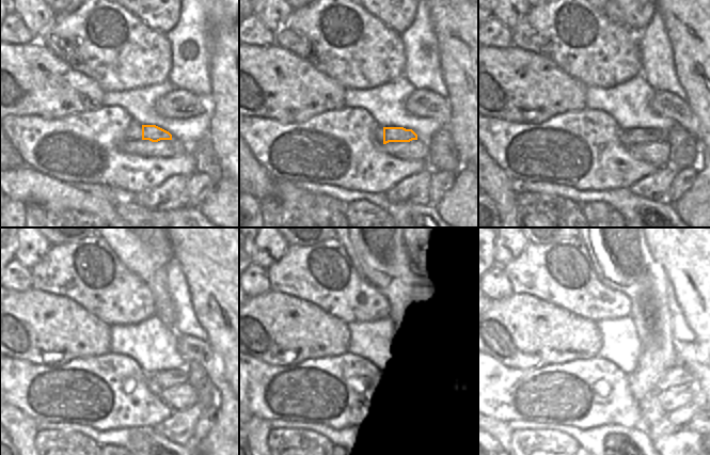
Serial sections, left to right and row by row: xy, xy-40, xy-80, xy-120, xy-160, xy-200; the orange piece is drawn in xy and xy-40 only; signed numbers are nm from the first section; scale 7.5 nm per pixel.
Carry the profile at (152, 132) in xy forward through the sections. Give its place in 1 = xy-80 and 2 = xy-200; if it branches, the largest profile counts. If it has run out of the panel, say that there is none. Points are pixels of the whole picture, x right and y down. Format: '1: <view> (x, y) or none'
1: xy-80 (629, 137)
2: xy-200 (677, 375)

